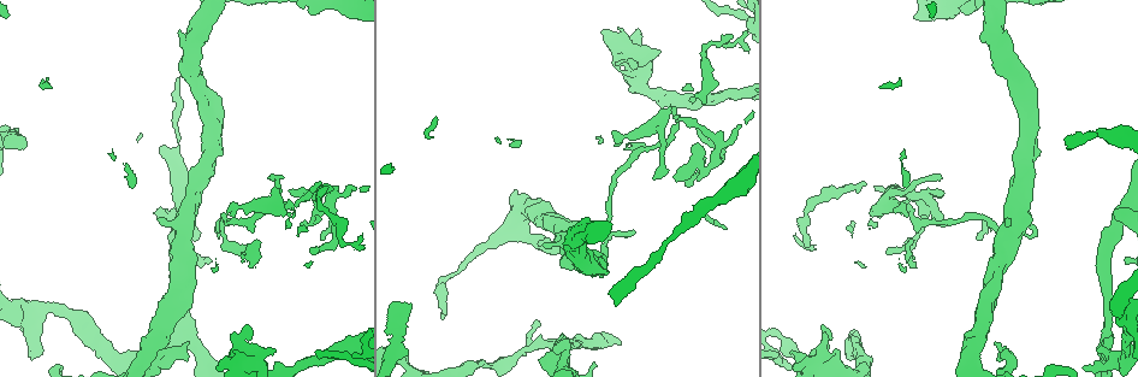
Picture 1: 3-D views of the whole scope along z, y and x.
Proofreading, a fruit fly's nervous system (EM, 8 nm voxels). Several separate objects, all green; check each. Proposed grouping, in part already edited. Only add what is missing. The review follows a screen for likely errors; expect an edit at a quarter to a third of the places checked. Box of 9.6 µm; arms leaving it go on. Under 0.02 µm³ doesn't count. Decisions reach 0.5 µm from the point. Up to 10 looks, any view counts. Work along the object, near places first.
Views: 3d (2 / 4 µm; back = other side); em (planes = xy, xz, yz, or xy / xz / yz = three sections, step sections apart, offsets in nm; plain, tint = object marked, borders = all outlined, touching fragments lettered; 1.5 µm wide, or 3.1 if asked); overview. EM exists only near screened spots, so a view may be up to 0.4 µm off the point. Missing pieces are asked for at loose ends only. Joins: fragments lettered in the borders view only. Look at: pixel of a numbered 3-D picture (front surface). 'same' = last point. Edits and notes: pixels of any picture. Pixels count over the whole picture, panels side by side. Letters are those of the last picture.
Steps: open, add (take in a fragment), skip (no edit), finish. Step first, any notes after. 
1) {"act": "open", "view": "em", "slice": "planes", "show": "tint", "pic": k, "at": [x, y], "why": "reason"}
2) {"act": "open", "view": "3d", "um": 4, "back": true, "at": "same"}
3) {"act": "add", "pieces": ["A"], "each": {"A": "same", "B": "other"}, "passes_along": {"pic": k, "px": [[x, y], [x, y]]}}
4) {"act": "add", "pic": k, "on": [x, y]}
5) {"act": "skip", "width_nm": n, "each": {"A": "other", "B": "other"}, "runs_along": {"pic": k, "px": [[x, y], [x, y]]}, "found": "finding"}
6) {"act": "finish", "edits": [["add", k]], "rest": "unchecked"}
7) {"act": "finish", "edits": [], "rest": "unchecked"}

{"act": "open", "view": "3d", "um": 2, "pic": 1, "at": [823, 325], "why": "branch stops here"}

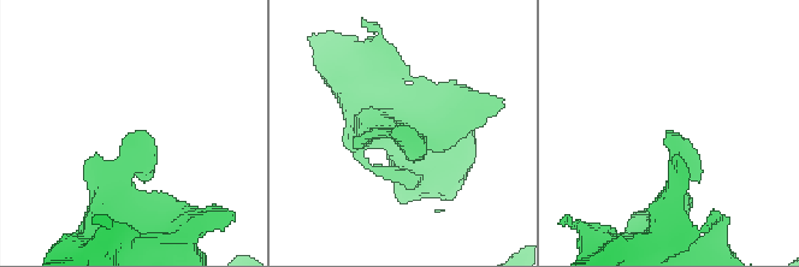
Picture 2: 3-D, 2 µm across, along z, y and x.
{"act": "open", "view": "em", "slice": "xy", "step": 4, "show": "borders", "pic": 2, "at": [146, 133]}

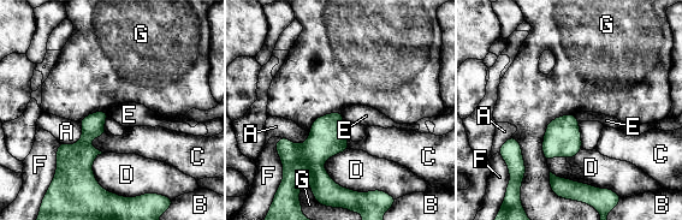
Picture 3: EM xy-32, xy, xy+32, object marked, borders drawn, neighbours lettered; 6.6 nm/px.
{"act": "open", "view": "em", "slice": "xz", "step": 4, "show": "borders", "at": "same"}

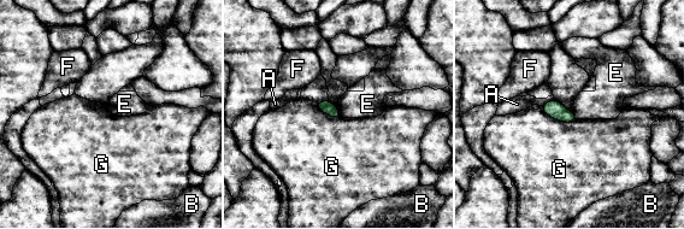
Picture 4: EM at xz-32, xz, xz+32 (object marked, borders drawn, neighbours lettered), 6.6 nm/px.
{"act": "skip", "each": {"A": "other", "B": "other", "E": "other", "F": "other", "G": "other"}, "border": {"pic": 4, "px": [[541, 106], [556, 119], [577, 119]]}, "found": "none of them fits"}

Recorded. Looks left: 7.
{"act": "open", "view": "em", "slice": "planes", "show": "borders", "pic": 1, "at": [306, 224], "why": "branch stops here"}

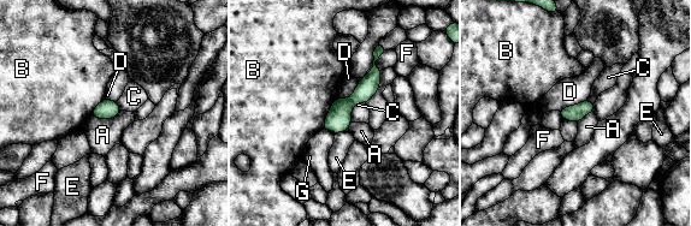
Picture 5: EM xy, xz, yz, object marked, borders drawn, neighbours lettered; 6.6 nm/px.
{"act": "skip", "each": {"A": "other", "B": "other", "C": "other", "D": "other", "E": "other", "F": "other", "G": "other"}, "found": "none of them fits"}

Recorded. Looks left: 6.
{"act": "open", "view": "em", "slice": "planes", "show": "plain", "pic": 1, "at": [1125, 259]}

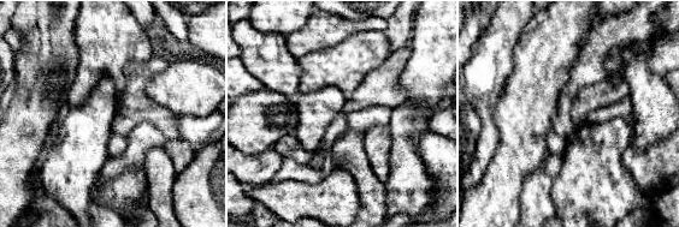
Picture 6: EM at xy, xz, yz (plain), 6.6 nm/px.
{"act": "open", "view": "em", "slice": "planes", "show": "borders", "at": "same", "why": "what lies round it"}

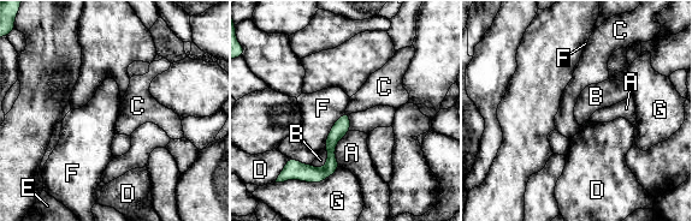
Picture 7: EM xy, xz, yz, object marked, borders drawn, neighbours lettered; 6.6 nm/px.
{"act": "skip", "longest_contact_nm": ["G", 340], "each": {"A": "other", "B": "other", "C": "other", "D": "other", "E": "other", "F": "other", "G": "other"}, "runs_along": {"pic": 7, "px": [[347, 117], [331, 163], [308, 177]]}, "found": "none of them fits"}

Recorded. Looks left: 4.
{"act": "open", "view": "em", "slice": "planes", "show": "borders", "pic": 1, "at": [158, 220], "why": "free end"}

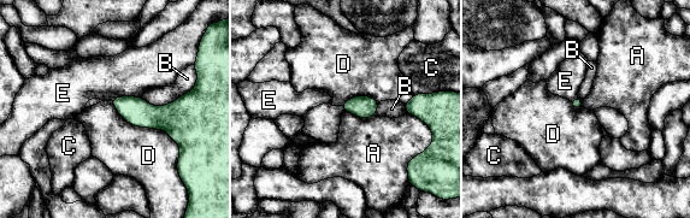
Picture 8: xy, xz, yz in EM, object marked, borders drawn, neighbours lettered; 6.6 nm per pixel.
{"act": "skip", "each": {"A": "other", "B": "other", "C": "other", "D": "other", "E": "other"}, "border": {"pic": 8, "px": [[110, 101], [178, 160]]}, "found": "no lettered fragment goes on from it"}

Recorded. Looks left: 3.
{"act": "finish", "edits": [], "rest": "unchecked"}

